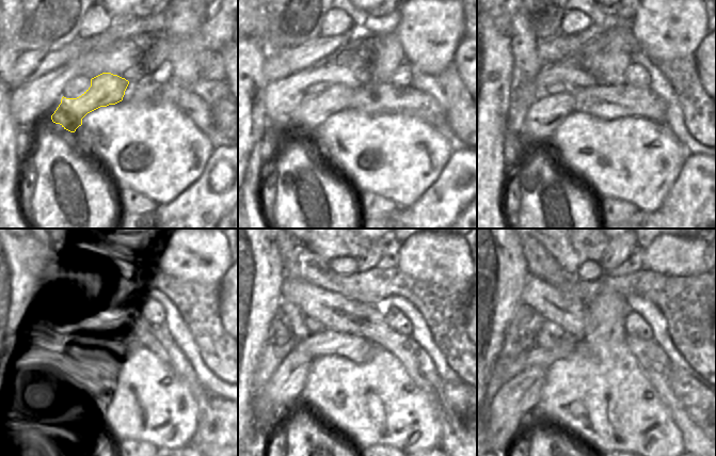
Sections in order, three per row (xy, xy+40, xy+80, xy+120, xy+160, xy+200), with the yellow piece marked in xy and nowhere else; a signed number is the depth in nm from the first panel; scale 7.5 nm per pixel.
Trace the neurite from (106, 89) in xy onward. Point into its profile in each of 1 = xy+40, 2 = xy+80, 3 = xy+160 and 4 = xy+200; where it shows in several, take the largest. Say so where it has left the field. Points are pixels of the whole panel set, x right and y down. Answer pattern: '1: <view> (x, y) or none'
1: xy+40 (313, 111)
2: xy+80 (542, 119)
3: xy+160 (276, 403)
4: xy+200 (506, 415)

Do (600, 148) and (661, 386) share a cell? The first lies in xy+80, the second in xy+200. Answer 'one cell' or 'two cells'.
two cells

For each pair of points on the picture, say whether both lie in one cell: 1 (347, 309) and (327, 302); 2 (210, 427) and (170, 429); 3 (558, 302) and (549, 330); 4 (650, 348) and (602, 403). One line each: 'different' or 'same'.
1: same
2: different
3: different
4: different

